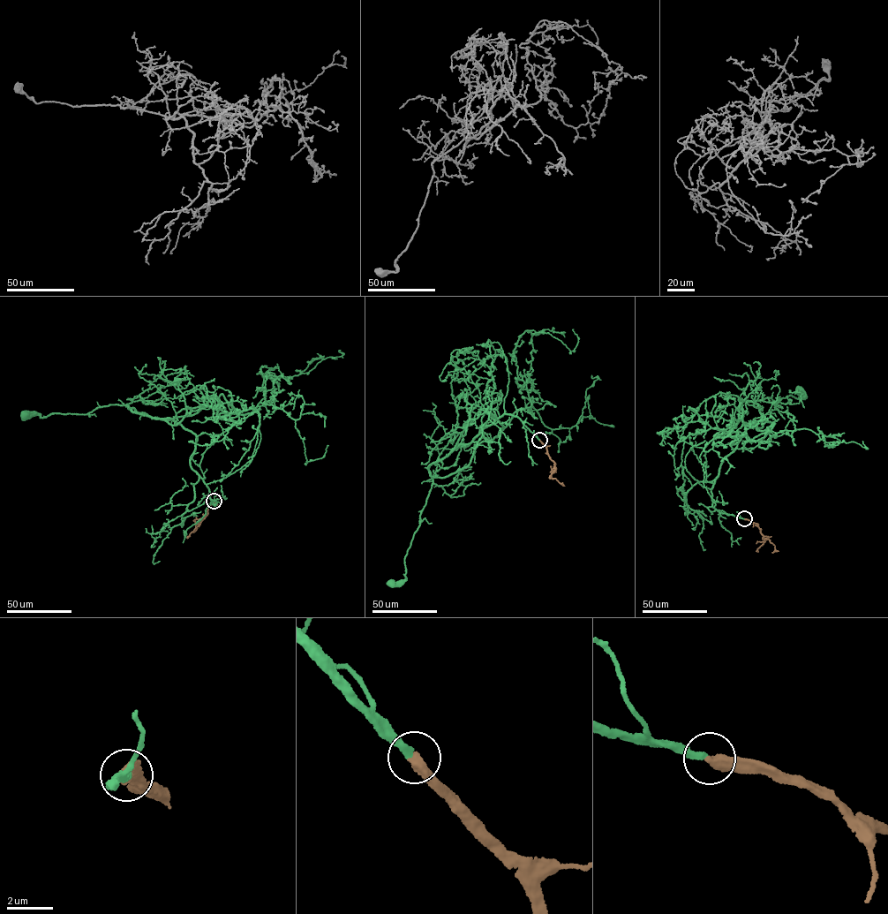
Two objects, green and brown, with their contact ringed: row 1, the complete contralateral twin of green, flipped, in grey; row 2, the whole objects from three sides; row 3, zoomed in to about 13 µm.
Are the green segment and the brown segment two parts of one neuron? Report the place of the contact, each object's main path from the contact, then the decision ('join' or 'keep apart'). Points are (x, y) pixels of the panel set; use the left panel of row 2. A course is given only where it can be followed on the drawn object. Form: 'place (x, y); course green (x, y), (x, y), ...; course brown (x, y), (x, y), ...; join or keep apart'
place (214, 501); course green (214, 501), (191, 466), (195, 435), (170, 419), (154, 419), (116, 404), (86, 414), (24, 416); course brown (214, 501), (205, 517), (193, 520), (196, 529), (193, 532); join

